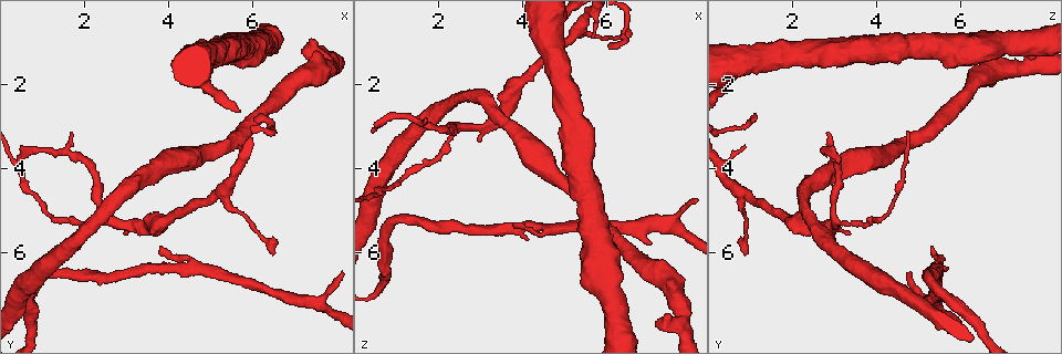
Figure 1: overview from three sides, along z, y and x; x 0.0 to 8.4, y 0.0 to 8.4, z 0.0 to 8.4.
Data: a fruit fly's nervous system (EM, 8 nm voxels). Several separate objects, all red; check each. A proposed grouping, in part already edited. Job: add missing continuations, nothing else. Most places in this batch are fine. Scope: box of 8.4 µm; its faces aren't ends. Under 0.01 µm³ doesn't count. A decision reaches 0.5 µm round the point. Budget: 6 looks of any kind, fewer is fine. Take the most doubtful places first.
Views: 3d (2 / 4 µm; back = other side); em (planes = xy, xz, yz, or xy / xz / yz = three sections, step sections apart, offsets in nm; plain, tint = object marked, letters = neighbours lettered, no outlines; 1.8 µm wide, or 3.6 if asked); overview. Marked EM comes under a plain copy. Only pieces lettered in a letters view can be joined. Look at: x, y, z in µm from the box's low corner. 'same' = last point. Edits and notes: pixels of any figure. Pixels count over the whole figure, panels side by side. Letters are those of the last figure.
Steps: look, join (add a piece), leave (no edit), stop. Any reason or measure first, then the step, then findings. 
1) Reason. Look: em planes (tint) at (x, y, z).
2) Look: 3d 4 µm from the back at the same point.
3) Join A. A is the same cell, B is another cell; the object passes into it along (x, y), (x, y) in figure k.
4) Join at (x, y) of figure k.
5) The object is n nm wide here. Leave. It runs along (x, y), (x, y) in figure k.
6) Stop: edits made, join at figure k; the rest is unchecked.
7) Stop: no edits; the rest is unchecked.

An open end. Look: 3d 4 µm at (3.85, 5.85, 5.25).

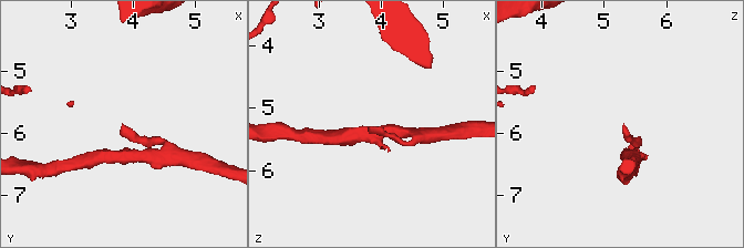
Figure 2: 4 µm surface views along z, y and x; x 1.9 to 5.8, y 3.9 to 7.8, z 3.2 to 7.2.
Shape alone is not enough. Look: em planes (letters) at (3.80, 5.85, 5.35).

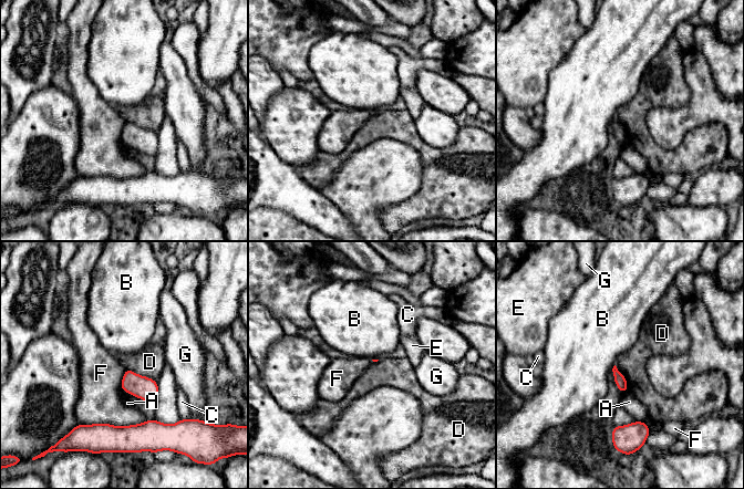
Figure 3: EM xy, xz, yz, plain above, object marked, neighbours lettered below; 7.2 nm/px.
Leave. A, B, C, D, E, F and G are other cells; a border runs along (125, 368), (156, 381) in figure 3; none of them fits.

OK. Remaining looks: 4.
Tapers out. Look: 3d 4 µm from the back at (6.50, 6.05, 0.80).

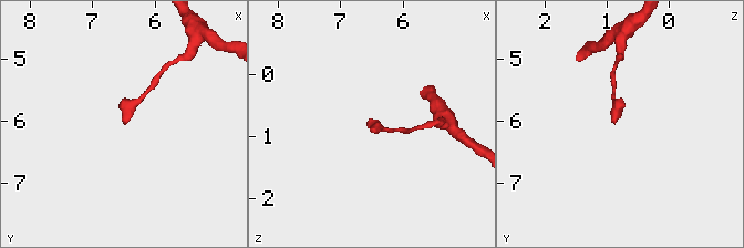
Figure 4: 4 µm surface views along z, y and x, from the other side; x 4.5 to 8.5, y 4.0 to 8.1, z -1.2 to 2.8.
Look: em planes (letters) at (6.45, 6.05, 0.85).

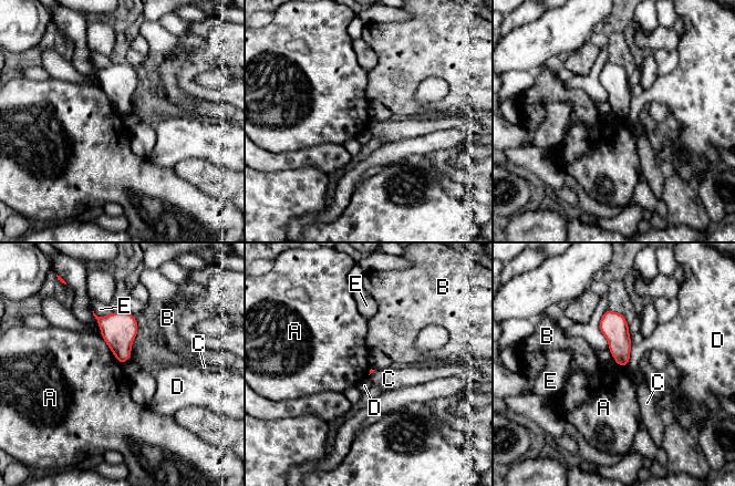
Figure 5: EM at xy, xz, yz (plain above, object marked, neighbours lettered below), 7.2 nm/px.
The longest contact is with A, 260 nm. Leave. A, B, C, D and E are other cells; no lettered piece goes on from it.

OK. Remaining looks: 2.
An open end. Look: em planes (letters) at (1.75, 3.15, 2.85).

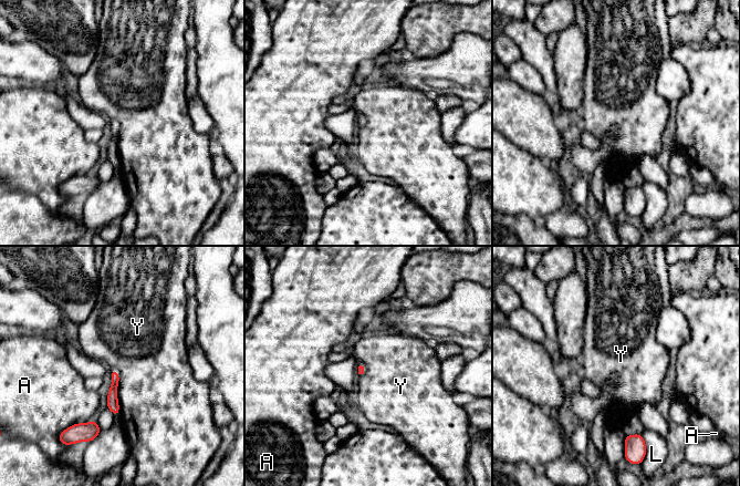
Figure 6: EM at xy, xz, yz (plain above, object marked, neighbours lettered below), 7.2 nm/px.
Leave. A, L and Y are other cells; a border runs along (112, 368), (118, 374), (118, 415) in figure 6; no lettered piece goes on from it.

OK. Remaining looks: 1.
Stop: no edits; the rest is unchecked.

